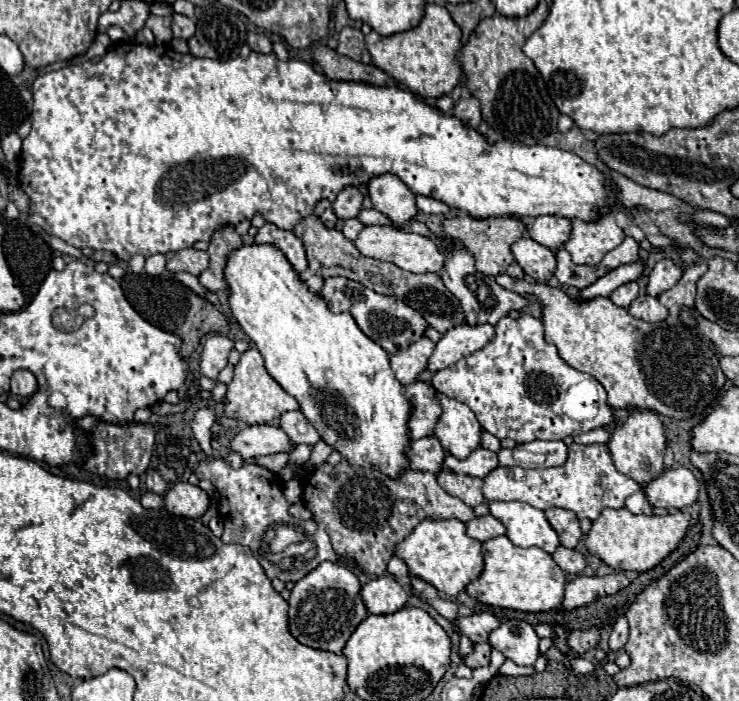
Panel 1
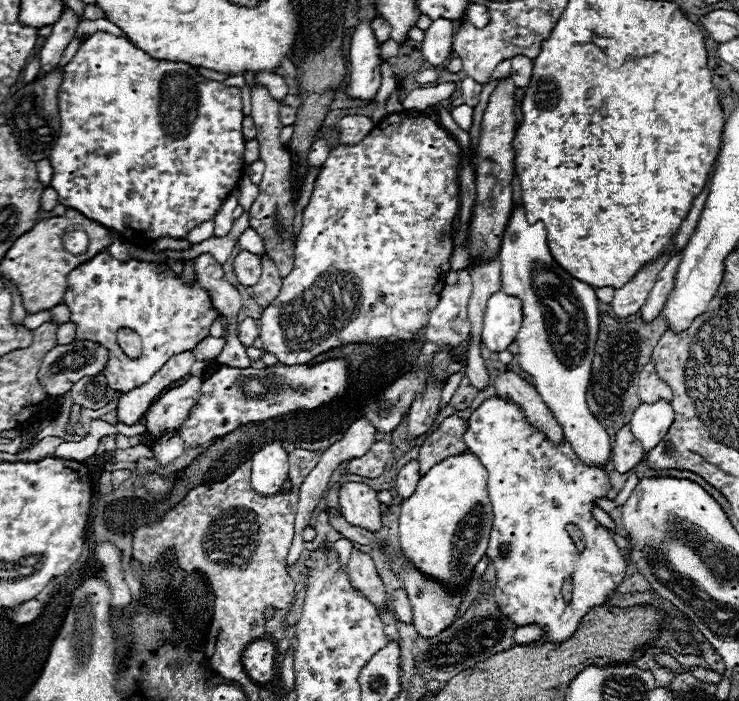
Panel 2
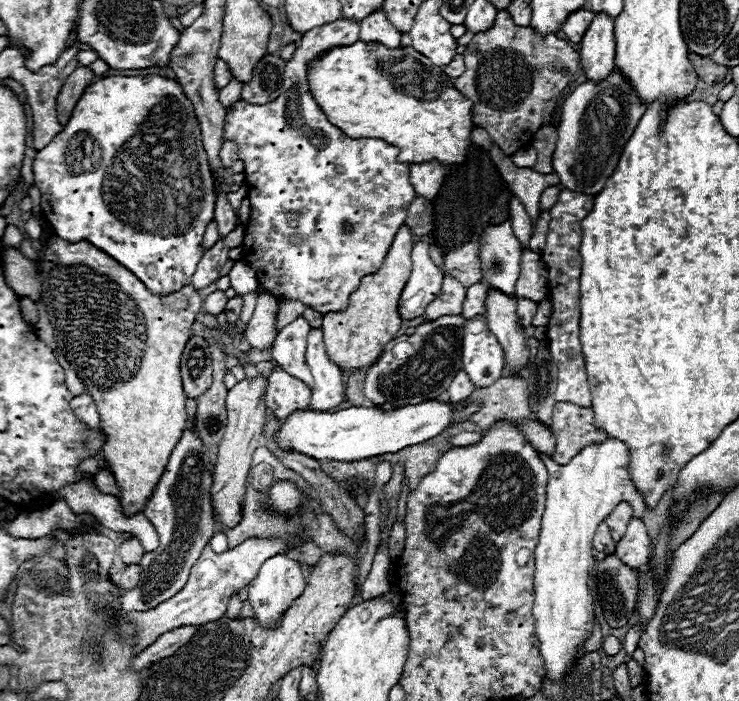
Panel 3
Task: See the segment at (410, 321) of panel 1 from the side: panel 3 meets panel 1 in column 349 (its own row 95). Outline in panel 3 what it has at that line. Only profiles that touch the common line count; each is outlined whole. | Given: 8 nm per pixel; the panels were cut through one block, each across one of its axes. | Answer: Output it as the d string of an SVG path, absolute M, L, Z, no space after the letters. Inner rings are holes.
M338 18L336 22L308 30L300 38L292 60L286 64L282 94L262 106L238 100L234 112L226 114L224 124L224 138L236 140L240 160L244 160L248 200L252 202L252 216L242 242L244 262L248 262L258 282L272 296L302 300L322 314L344 310L360 278L382 266L394 234L404 224L408 206L416 196L408 180L410 166L396 160L398 148L380 138L348 138L340 128L328 122L308 88L306 64L328 48L354 44L358 40L358 30L358 22L348 18ZM346 224L352 226L352 232L344 232Z

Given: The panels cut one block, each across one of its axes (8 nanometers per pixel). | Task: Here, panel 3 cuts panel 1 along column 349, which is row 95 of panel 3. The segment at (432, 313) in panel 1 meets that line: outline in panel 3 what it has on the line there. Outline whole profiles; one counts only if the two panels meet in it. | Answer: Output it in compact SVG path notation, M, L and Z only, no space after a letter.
M266 54L252 72L252 80L242 86L240 98L250 104L272 102L280 94L286 62L280 56Z

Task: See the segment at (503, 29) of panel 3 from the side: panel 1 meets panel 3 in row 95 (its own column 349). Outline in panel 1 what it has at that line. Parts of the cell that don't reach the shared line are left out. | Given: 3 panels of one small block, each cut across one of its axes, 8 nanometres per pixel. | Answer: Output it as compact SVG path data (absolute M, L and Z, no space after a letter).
M344 458L336 466L314 468L304 482L302 502L312 512L312 520L328 532L334 552L342 560L354 560L370 576L386 574L396 544L422 520L456 518L468 522L476 518L470 506L438 486L434 472L404 470L398 478L390 478L378 468L356 468Z

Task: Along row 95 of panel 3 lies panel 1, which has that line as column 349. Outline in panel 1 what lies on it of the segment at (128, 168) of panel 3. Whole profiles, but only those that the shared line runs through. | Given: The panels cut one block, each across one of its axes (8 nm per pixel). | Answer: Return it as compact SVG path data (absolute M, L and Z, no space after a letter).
M122 42L112 46L98 64L84 62L82 66L66 66L44 76L38 76L32 84L32 130L22 142L20 154L20 172L18 182L20 188L28 194L30 206L26 222L28 226L44 230L48 236L58 236L64 242L84 248L90 246L94 250L108 250L116 254L120 260L130 260L136 254L152 256L152 254L166 254L176 252L182 248L190 248L194 242L204 240L208 242L214 230L222 224L238 224L244 218L252 218L256 212L262 212L266 222L276 224L282 230L292 230L302 218L310 216L314 204L322 198L330 202L336 200L338 192L344 186L362 186L368 184L370 178L380 174L396 174L402 182L414 192L432 196L450 208L460 208L474 218L490 218L490 216L542 216L554 214L564 218L580 218L580 220L594 220L606 206L616 204L616 194L612 186L606 182L602 172L594 166L584 162L580 156L550 148L550 146L524 146L514 142L498 142L496 146L488 144L484 136L476 130L462 126L462 122L454 116L444 116L434 106L428 106L414 98L412 92L400 90L396 86L370 86L362 82L336 82L318 74L310 64L302 60L288 60L282 62L276 54L258 54L252 52L246 60L234 58L228 62L196 58L192 54L178 54L172 48L158 50L156 46L148 48L136 42Z

